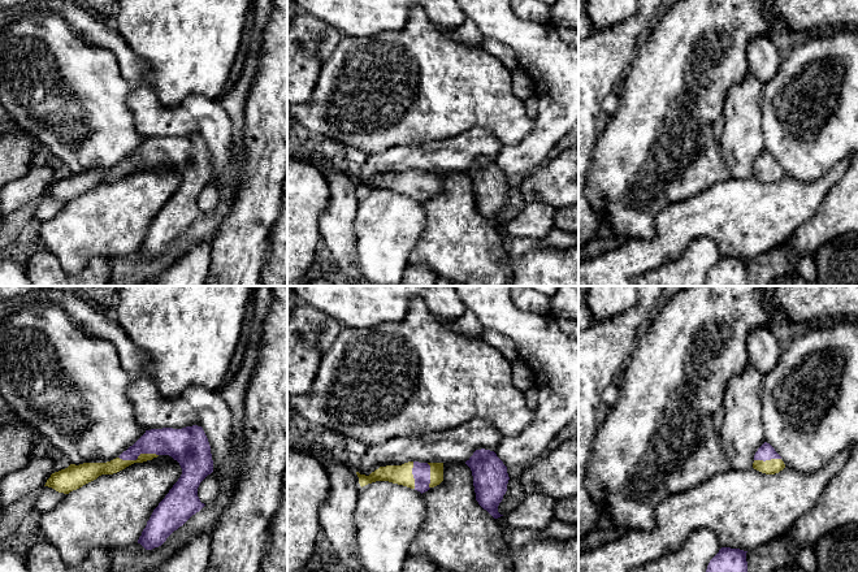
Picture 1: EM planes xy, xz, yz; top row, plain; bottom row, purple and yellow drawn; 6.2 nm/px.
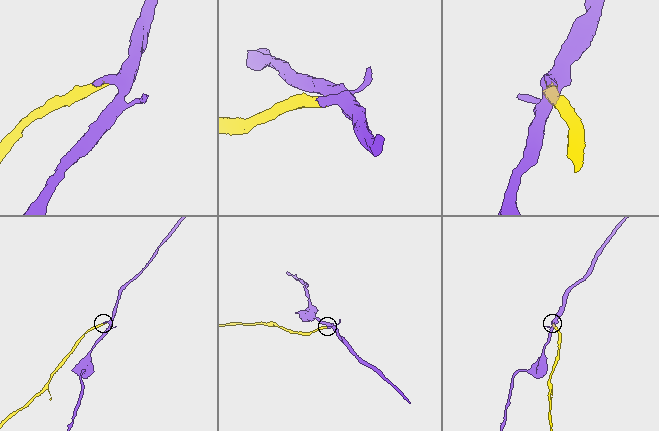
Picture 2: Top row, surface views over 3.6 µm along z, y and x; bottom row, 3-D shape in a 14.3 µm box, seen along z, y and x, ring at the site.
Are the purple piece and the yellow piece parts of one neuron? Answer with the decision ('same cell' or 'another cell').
same cell

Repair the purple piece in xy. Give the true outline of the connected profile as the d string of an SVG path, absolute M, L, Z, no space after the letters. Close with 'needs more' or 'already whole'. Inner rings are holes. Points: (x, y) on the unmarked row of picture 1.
M202 135L146 139L118 166L107 172L70 173L68 177L52 182L44 195L69 203L101 183L117 182L134 172L152 169L159 164L169 164L177 169L182 183L153 218L138 248L138 252L146 259L152 259L161 255L174 239L205 214L198 205L198 196L213 181L213 169Z; needs more

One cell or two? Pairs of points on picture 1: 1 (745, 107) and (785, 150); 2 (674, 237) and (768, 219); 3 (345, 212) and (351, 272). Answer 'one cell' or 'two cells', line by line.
1: two cells
2: one cell
3: one cell

